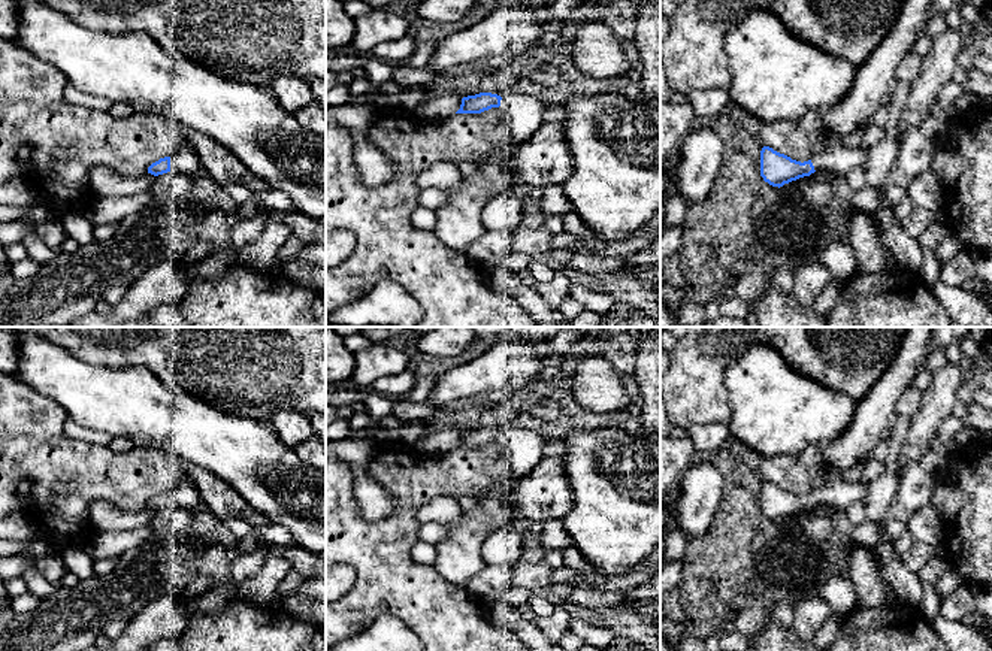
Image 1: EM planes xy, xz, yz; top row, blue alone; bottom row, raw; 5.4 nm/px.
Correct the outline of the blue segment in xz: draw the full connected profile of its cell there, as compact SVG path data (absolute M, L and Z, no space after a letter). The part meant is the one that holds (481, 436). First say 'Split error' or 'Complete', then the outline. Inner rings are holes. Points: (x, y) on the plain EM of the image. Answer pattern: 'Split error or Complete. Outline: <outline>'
Complete. Outline: M480 427L462 433L460 443L456 448L481 448L500 440L502 432L492 427Z

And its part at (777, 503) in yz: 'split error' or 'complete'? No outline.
split error

